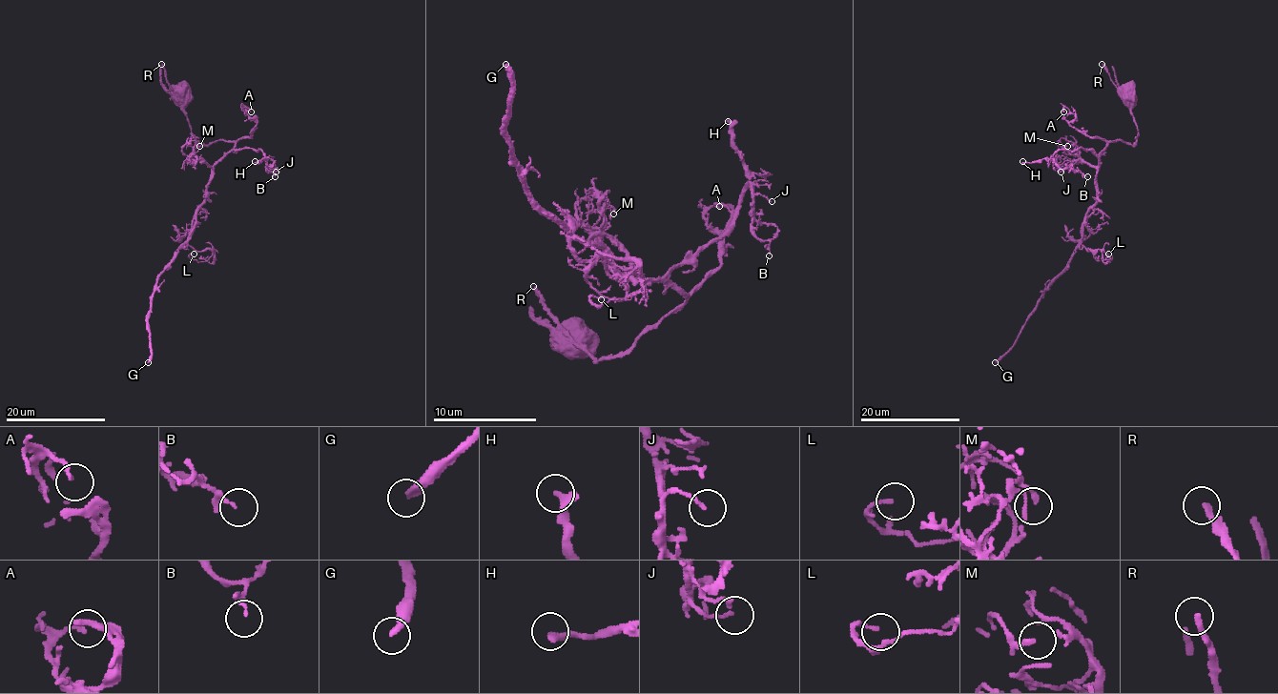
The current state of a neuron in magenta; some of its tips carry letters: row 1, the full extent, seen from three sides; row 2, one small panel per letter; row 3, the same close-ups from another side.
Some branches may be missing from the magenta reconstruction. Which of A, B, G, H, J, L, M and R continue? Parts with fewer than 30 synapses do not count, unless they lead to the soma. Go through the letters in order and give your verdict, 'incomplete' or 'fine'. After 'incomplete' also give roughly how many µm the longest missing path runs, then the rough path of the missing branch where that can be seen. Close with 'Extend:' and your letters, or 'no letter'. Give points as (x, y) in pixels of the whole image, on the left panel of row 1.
A: fine
B: fine
G: incomplete; about 300 µm are missing
H: fine
J: fine
L: fine
M: fine
R: fine
Extend: G

